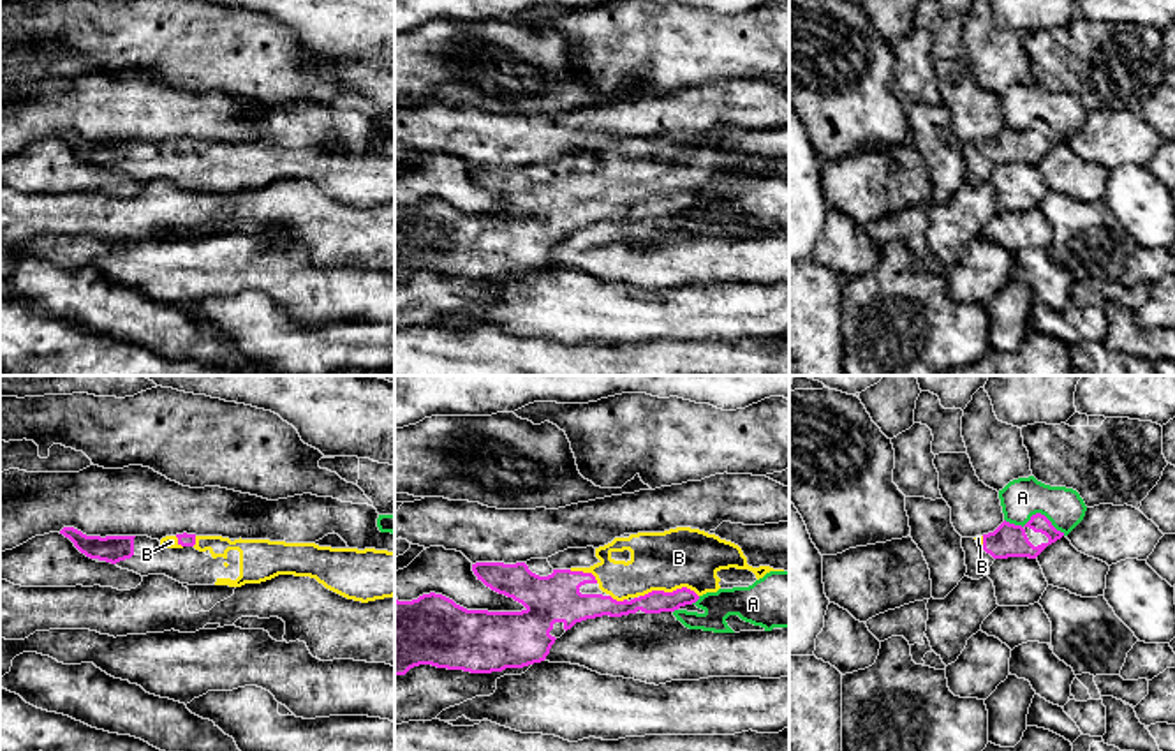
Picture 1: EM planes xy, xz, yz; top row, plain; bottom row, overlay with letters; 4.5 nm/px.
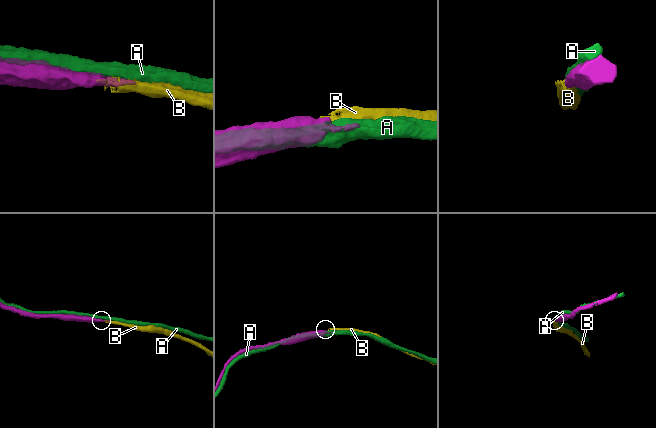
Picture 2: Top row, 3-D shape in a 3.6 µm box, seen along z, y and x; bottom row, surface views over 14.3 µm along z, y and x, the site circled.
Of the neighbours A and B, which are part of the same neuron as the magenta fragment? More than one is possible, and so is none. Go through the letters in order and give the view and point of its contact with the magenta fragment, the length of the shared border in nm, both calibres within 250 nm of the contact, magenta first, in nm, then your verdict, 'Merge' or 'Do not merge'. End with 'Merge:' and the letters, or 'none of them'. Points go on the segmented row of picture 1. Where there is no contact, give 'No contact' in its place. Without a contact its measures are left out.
A: Touches magenta at yz (1034, 515). Shared border 280 nm. Thickness 160 nm (magenta) against 180 nm. Do not merge
B: Touches magenta at xz (668, 593). Shared border 280 nm. Thickness 110 nm (magenta) against 280 nm. Merge
Merge: B

